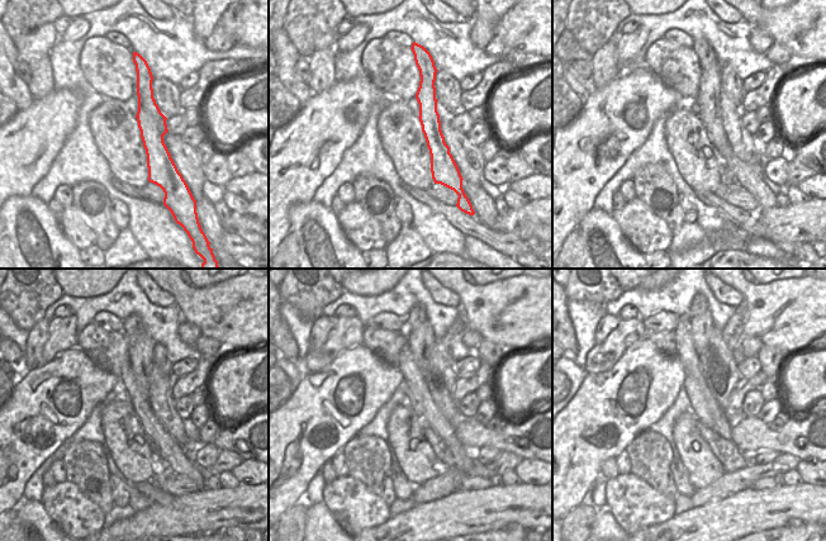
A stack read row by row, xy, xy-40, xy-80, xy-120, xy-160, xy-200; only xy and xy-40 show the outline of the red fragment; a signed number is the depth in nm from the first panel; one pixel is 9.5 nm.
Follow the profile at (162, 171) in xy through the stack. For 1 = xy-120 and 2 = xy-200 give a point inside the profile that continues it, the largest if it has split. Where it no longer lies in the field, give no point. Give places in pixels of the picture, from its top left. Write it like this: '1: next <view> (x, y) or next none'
1: next xy-120 (141, 345)
2: next xy-200 (702, 324)

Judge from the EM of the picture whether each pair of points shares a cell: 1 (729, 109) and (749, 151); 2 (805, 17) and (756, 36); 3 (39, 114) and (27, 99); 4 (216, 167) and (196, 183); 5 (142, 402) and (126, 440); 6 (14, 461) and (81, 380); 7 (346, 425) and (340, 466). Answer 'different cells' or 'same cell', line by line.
1: same cell
2: different cells
3: different cells
4: different cells
5: different cells
6: same cell
7: different cells

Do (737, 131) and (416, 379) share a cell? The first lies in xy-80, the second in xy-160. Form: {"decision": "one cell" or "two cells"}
{"decision": "two cells"}

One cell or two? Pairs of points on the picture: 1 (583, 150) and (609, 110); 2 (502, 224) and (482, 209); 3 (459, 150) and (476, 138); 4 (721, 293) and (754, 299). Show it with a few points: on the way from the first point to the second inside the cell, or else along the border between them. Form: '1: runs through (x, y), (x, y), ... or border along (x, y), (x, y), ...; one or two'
1: runs through (593, 140), (609, 120); one
2: border along (498, 214), (492, 228); two
3: border along (465, 134), (479, 147); two
4: border along (722, 281), (737, 289), (745, 299); two

